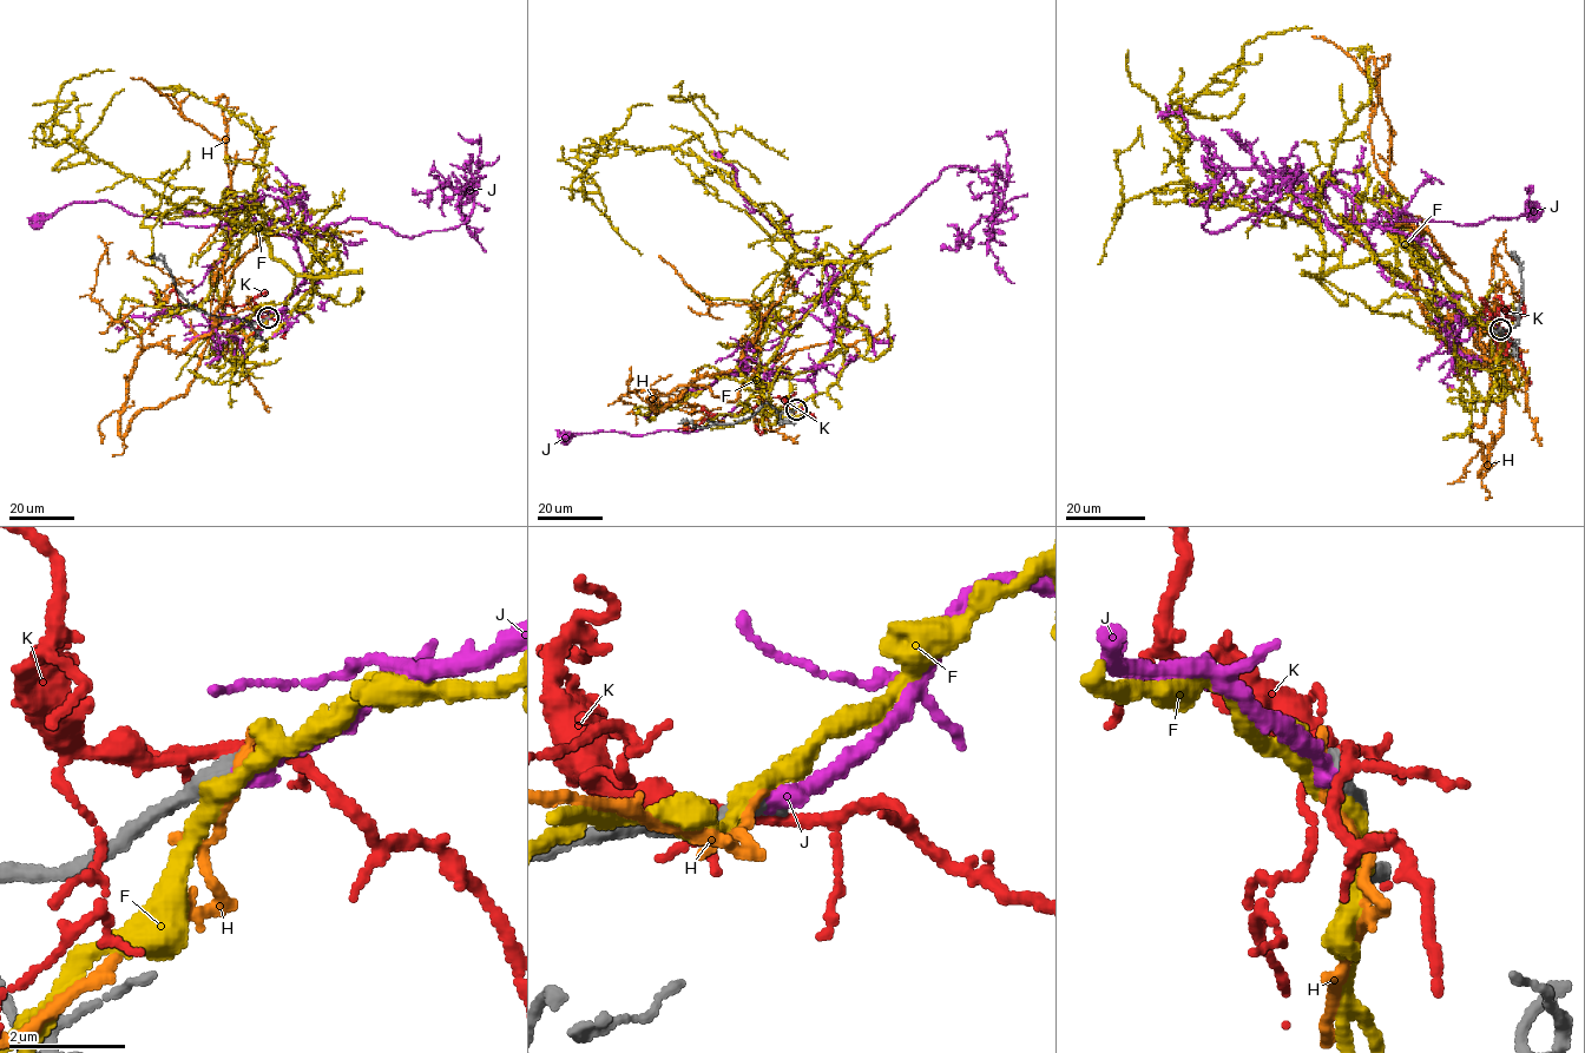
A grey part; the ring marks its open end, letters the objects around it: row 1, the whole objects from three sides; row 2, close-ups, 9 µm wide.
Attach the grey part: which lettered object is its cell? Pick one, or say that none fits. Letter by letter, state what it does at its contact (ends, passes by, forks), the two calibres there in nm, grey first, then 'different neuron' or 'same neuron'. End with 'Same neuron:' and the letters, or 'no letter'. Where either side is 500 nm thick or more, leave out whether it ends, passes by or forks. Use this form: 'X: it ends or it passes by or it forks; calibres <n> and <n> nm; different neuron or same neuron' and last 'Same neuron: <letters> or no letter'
F: it passes by; calibres 440 and 320 nm; different neuron
H: it ends; calibres 380 and 160 nm; different neuron
J: it ends; calibres 400 and 340 nm; same neuron
K: it forks; calibres 380 and 200 nm; different neuron
Same neuron: J

